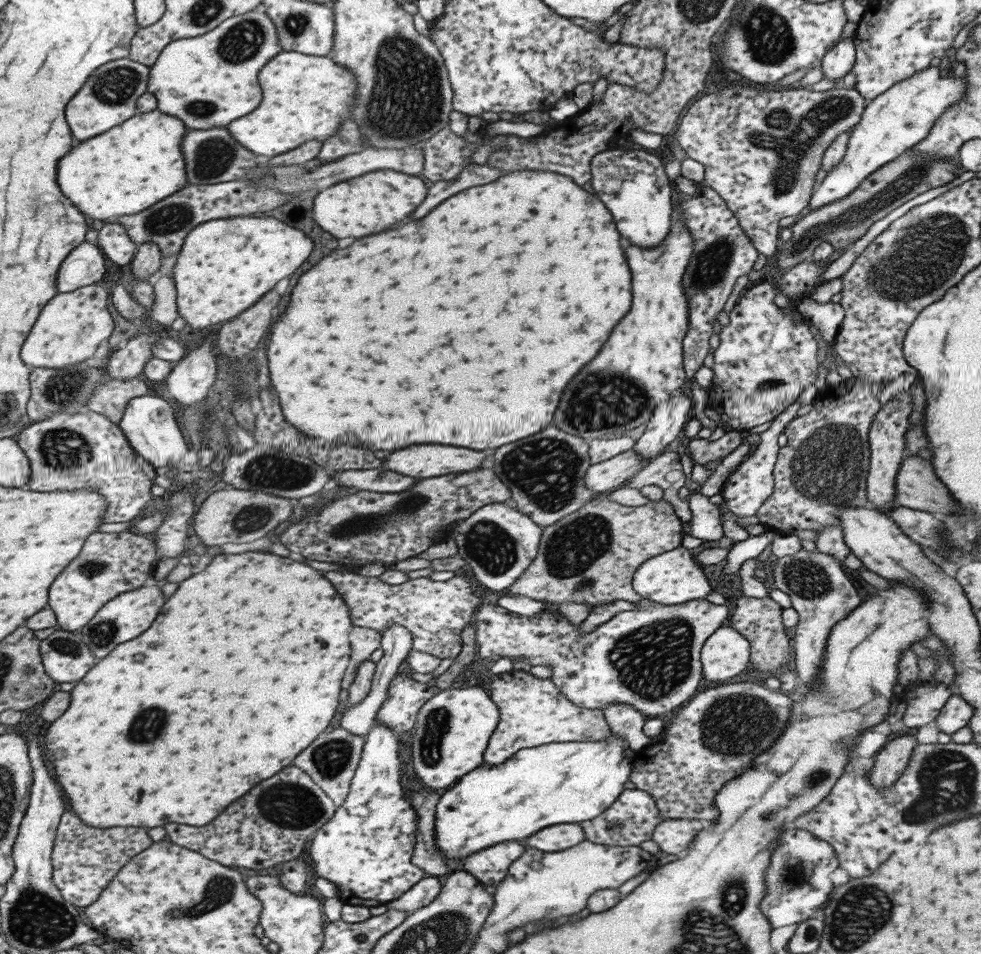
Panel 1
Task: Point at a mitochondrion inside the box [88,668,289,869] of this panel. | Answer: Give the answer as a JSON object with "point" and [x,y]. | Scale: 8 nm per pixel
{"point":[146,726]}

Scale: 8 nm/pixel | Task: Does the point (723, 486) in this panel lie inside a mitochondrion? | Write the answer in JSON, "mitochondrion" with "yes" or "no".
{"mitochondrion":"no"}

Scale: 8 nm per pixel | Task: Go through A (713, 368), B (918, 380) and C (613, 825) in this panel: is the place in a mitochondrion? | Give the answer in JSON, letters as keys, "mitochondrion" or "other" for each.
{"A":"other","B":"other","C":"mitochondrion"}

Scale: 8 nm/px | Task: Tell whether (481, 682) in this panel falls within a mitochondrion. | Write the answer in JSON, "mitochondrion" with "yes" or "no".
{"mitochondrion":"no"}

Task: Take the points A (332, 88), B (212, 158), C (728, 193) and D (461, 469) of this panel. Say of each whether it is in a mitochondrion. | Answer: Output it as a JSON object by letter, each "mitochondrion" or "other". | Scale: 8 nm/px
{"A":"other","B":"mitochondrion","C":"other","D":"other"}

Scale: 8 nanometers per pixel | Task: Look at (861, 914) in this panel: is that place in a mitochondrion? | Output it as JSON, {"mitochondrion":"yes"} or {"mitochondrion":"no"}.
{"mitochondrion":"yes"}

